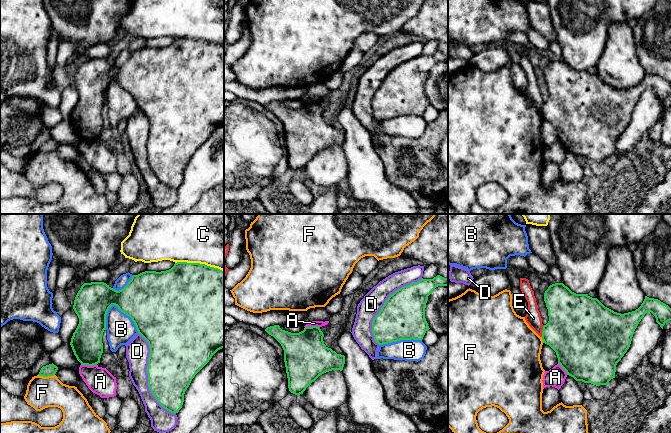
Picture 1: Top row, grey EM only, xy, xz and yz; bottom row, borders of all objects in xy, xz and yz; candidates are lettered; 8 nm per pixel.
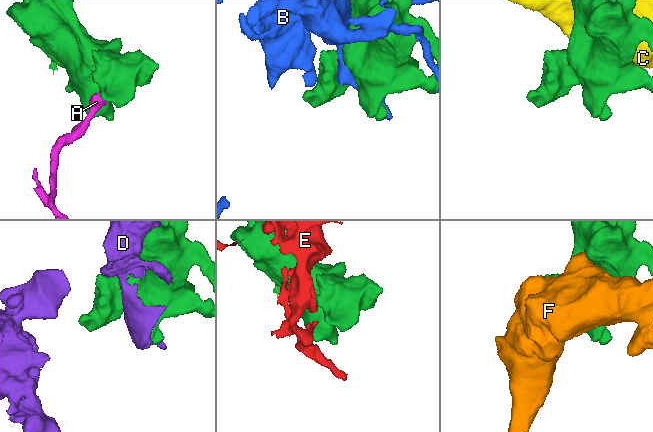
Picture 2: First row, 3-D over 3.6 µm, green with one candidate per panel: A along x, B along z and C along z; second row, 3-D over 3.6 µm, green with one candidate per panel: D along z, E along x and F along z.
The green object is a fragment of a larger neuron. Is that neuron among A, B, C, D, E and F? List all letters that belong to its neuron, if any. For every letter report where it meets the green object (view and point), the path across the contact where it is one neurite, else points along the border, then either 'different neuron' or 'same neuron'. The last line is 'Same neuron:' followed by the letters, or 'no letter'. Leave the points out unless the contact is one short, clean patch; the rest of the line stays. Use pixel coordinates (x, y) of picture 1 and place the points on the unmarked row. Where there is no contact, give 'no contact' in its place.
A: xy (88, 141) | along xy (96, 139), (81, 141) | different neuron
B: xy (126, 90) | different neuron
C: xy (199, 39) | different neuron
D: xy (148, 152) | different neuron
E: yz (542, 107) | along yz (544, 101), (541, 112) | different neuron
F: xy (46, 152) | different neuron
Same neuron: no letter

